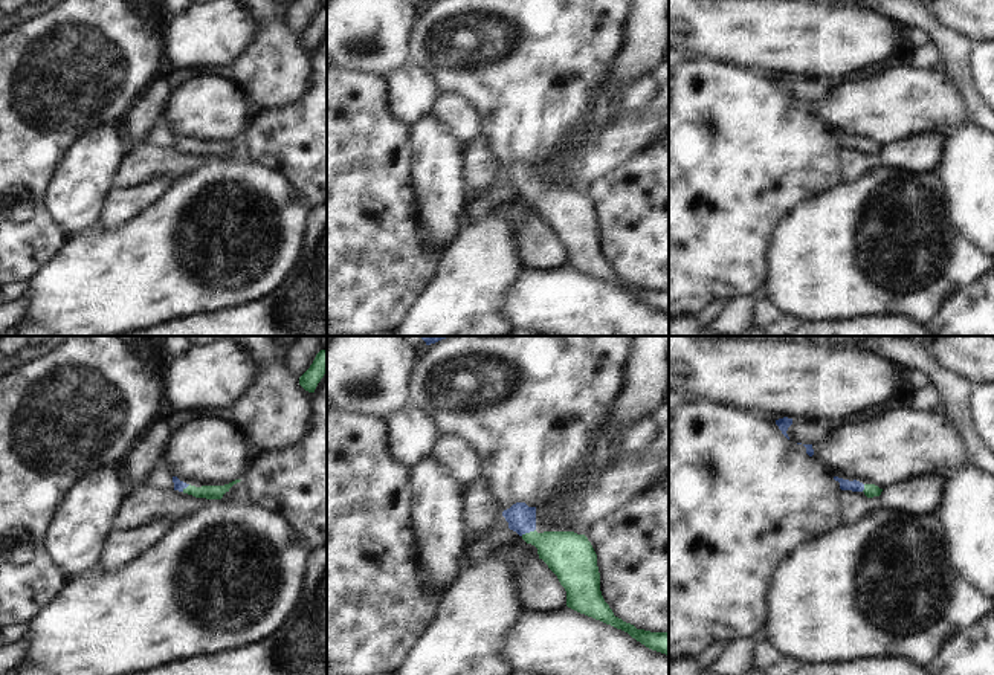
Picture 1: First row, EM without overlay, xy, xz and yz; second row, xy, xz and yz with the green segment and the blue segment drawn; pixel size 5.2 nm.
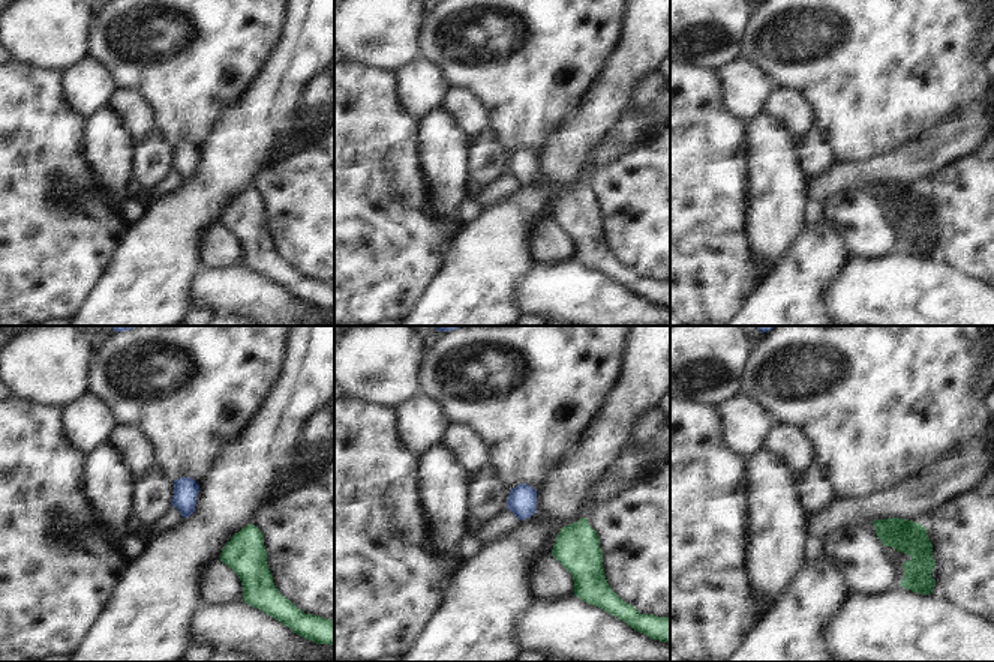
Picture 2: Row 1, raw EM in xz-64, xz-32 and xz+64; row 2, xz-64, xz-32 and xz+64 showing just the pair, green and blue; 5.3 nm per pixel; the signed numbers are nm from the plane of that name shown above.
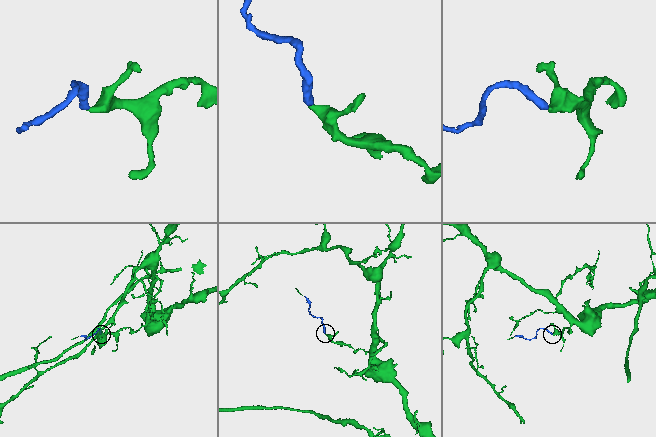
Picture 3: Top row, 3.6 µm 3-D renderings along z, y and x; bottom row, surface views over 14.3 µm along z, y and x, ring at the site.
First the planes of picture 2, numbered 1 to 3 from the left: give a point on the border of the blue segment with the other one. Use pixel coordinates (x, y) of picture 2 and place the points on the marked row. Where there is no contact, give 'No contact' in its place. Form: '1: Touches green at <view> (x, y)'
1: No contact
2: No contact
3: No contact.

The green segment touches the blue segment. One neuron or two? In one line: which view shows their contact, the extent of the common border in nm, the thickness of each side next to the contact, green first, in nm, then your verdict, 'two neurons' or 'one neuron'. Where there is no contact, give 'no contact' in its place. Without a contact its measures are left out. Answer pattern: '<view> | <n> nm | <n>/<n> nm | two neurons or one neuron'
xz | 90 nm | 240/150 nm | one neuron

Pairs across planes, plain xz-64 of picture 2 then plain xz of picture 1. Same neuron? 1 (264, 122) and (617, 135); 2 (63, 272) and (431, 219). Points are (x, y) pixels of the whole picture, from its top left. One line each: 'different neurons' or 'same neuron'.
1: different neurons
2: different neurons

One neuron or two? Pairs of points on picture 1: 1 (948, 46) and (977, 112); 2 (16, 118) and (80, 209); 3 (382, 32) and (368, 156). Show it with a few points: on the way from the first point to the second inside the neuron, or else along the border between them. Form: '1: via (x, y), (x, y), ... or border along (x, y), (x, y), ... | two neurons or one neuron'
1: via (958, 63), (970, 95) | one neuron
2: border along (63, 156), (60, 161) | two neurons
3: border along (342, 69), (384, 77) | two neurons

